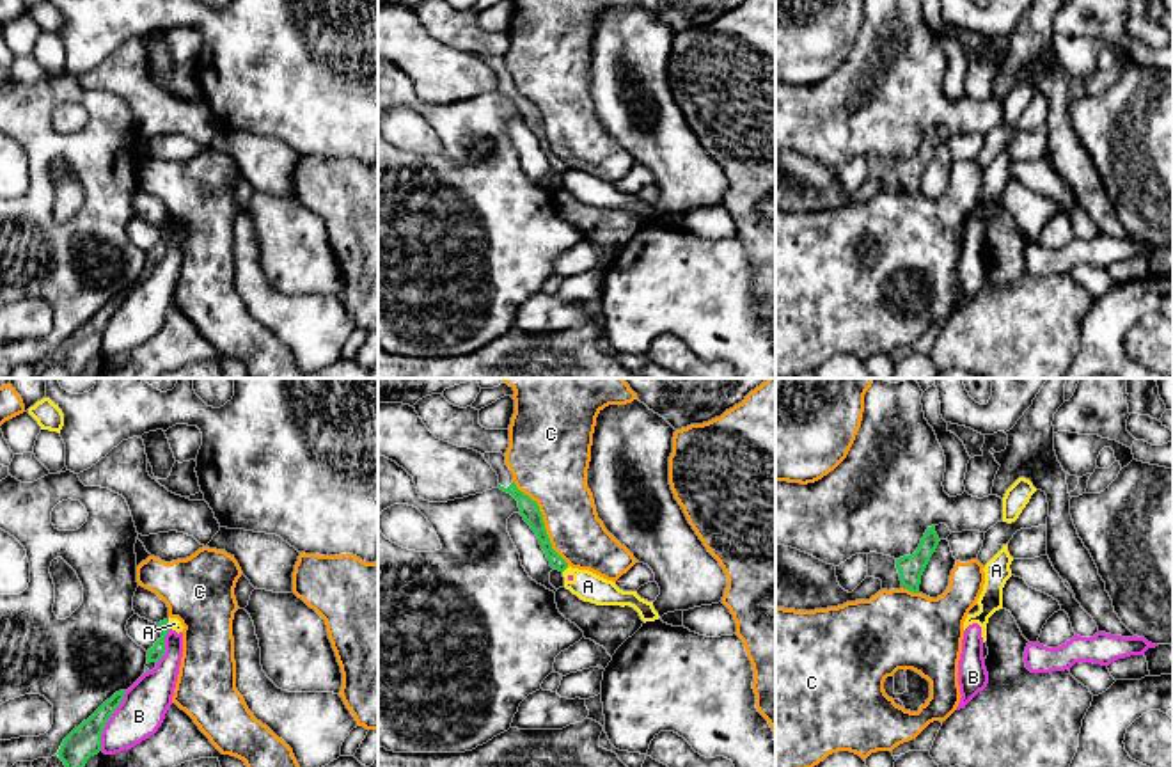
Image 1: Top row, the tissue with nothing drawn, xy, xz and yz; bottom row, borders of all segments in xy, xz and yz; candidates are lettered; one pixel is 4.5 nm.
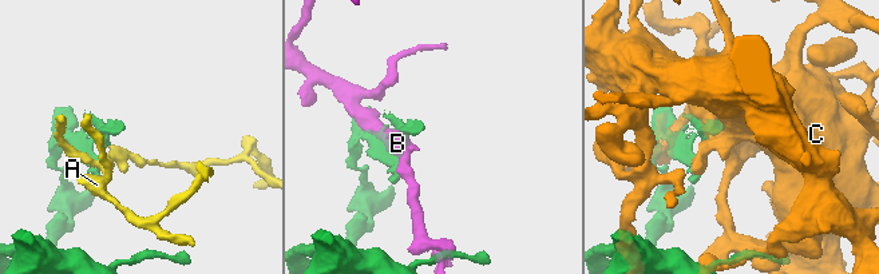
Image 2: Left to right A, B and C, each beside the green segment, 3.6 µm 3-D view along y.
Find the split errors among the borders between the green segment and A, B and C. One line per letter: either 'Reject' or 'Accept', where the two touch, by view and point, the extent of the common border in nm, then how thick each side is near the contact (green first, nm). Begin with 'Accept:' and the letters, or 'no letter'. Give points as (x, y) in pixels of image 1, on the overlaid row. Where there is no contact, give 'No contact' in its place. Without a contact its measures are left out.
Accept: no letter
A: Reject. Touches green at xz (565, 569). Shared border 40 nm. Thickness 70 nm (green) against 140 nm
B: Reject. Touches green at xy (107, 719). Shared border 300 nm. Thickness 150 nm (green) against 200 nm
C: Reject. Touches green at xz (542, 521). Shared border 460 nm. Thickness 90 nm (green) against 320 nm

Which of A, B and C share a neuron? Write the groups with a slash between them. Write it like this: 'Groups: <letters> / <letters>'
Groups: A B / C

